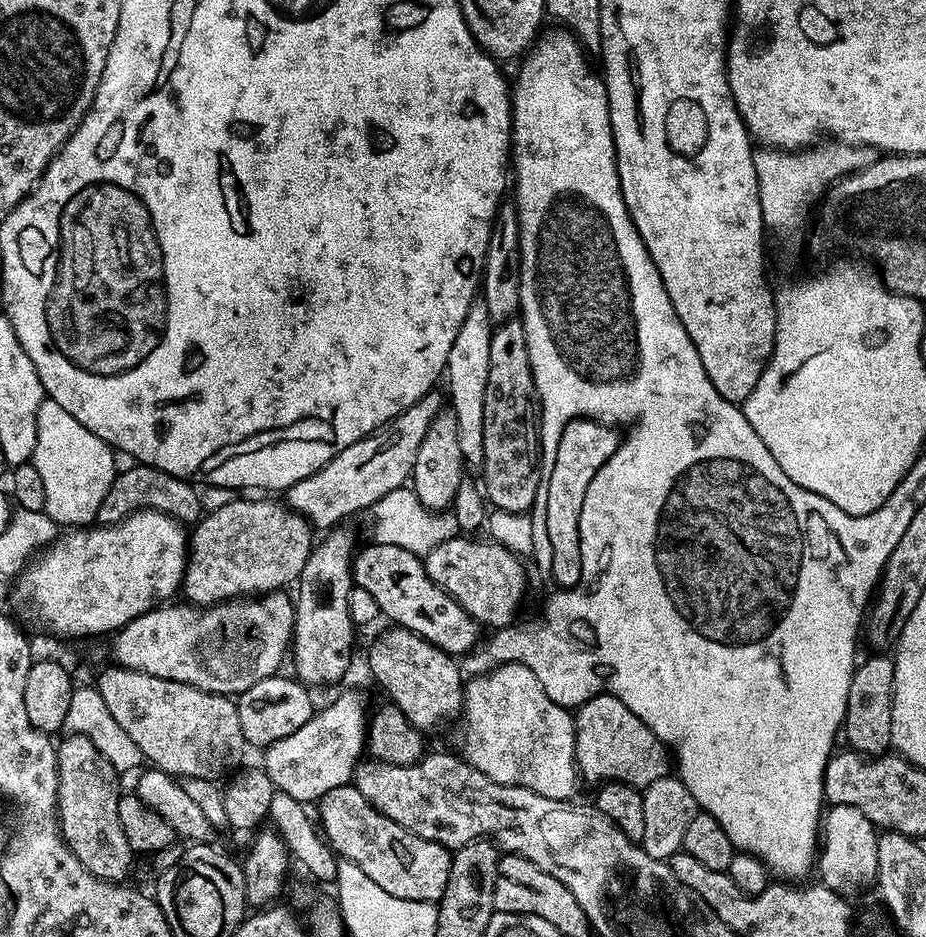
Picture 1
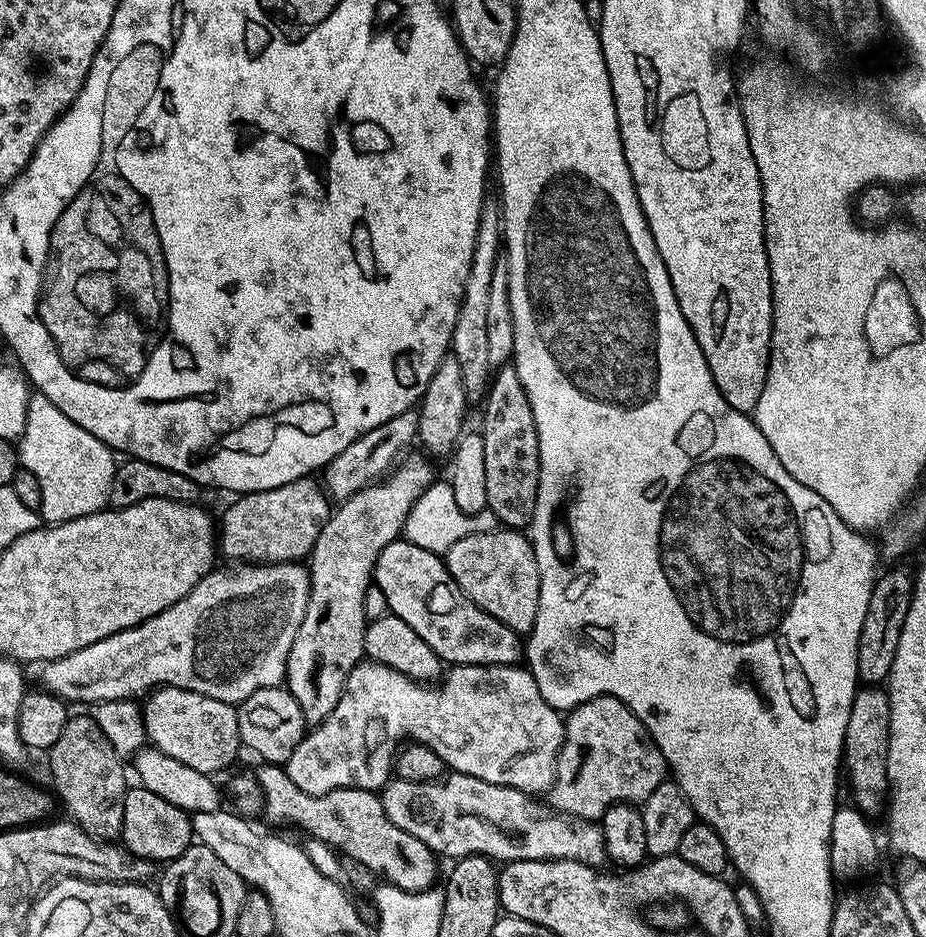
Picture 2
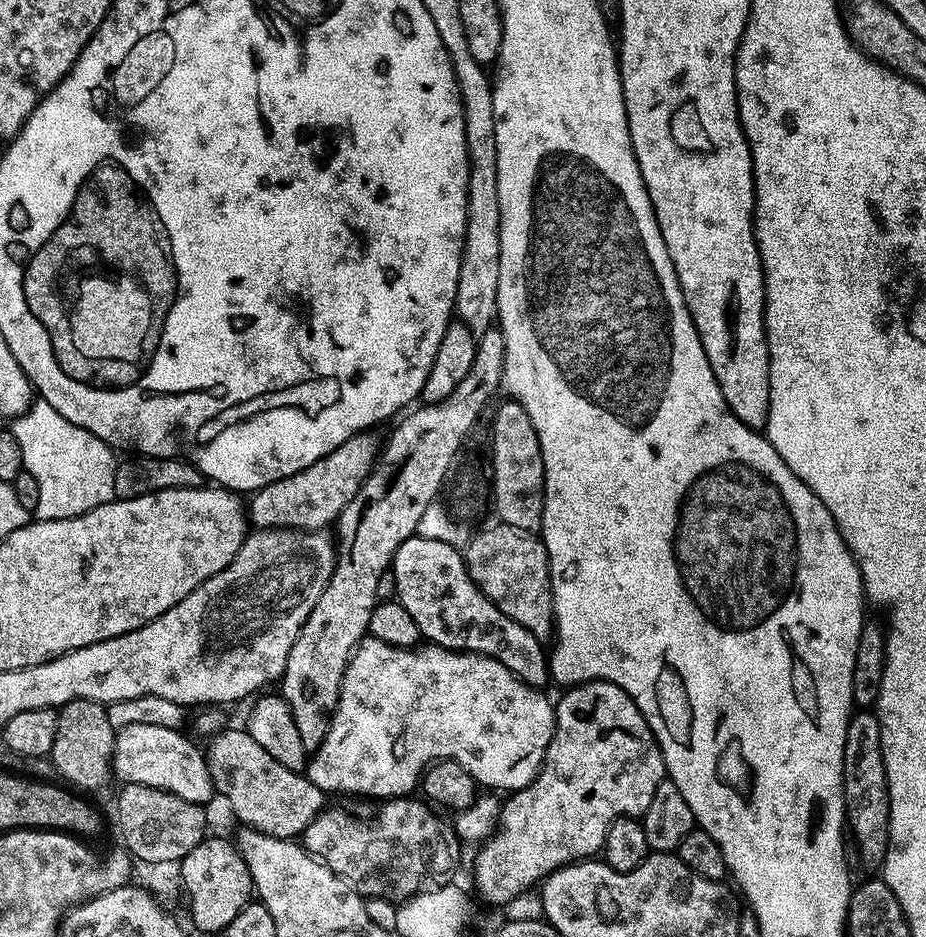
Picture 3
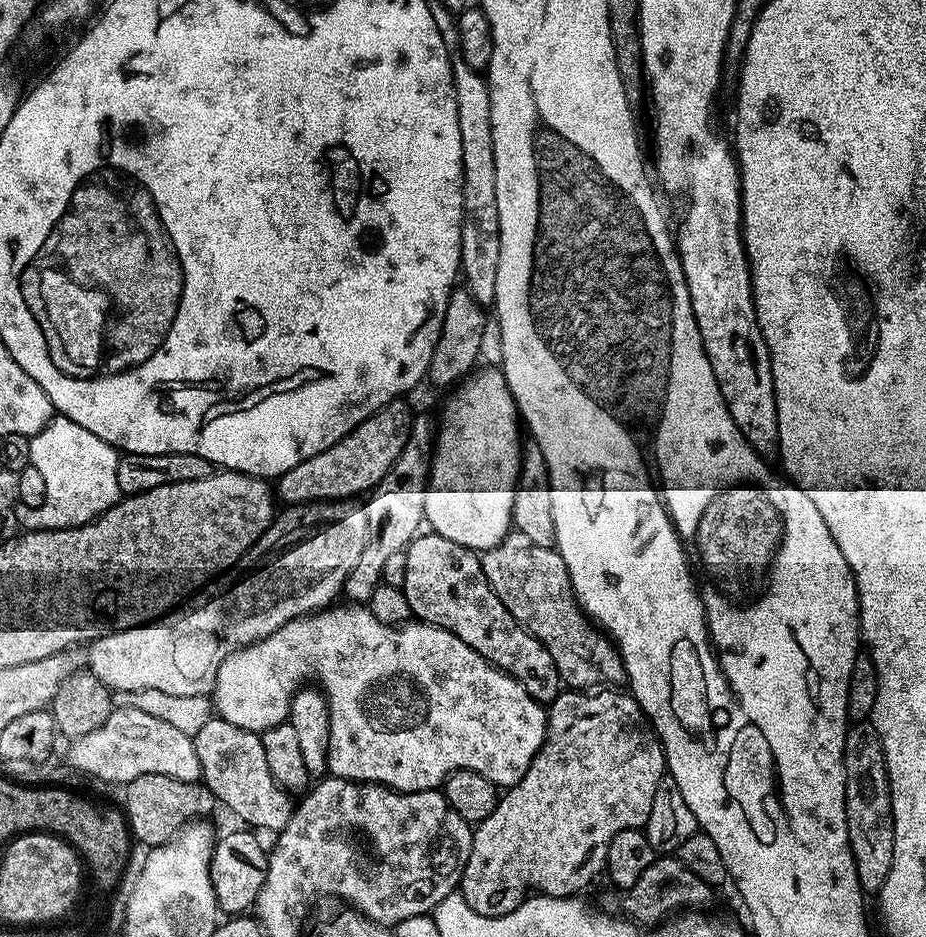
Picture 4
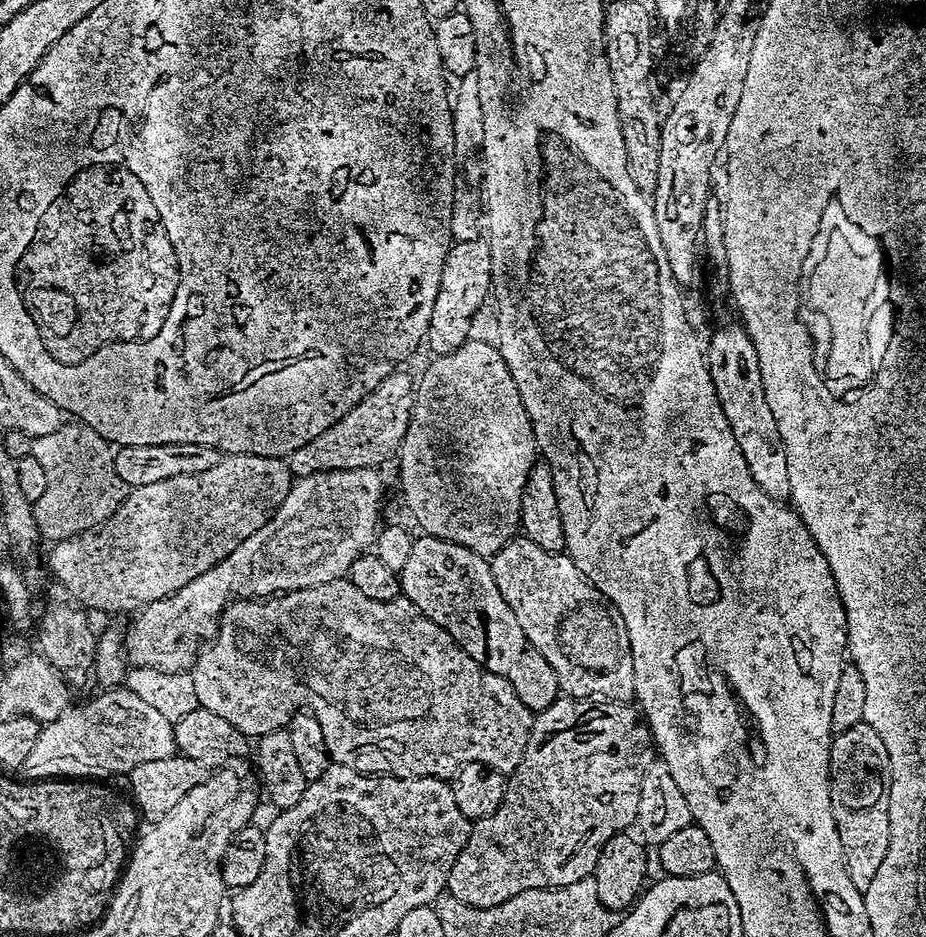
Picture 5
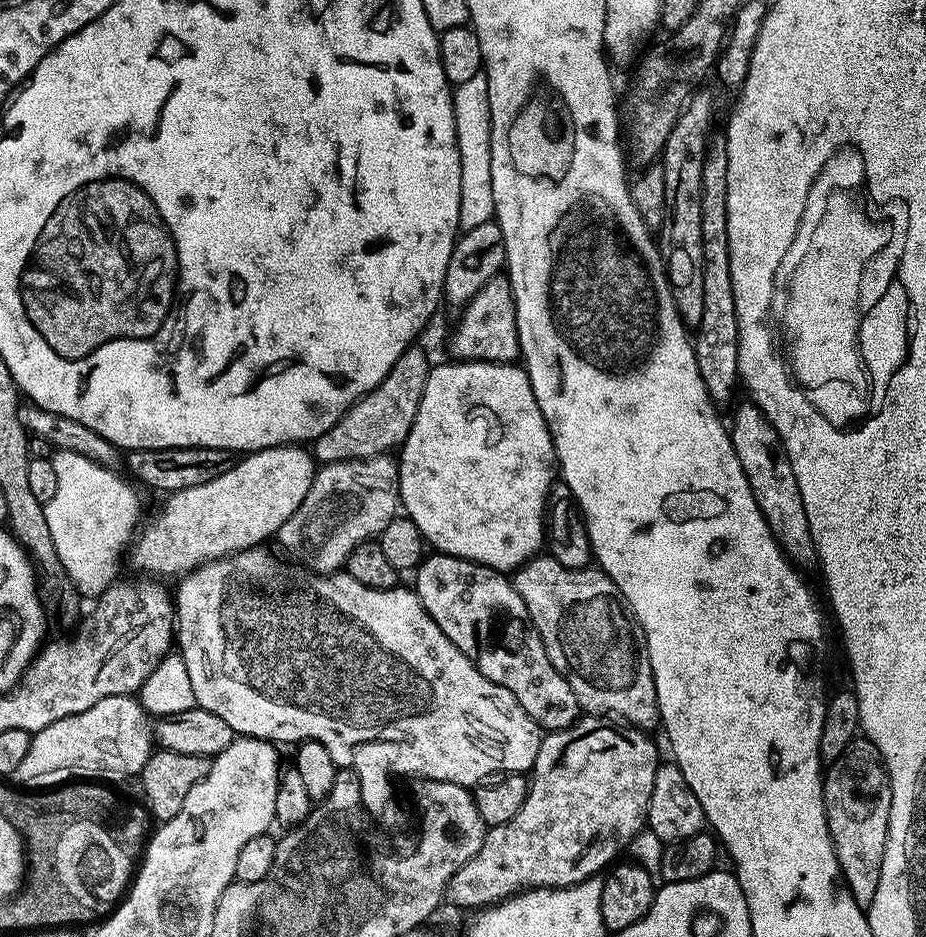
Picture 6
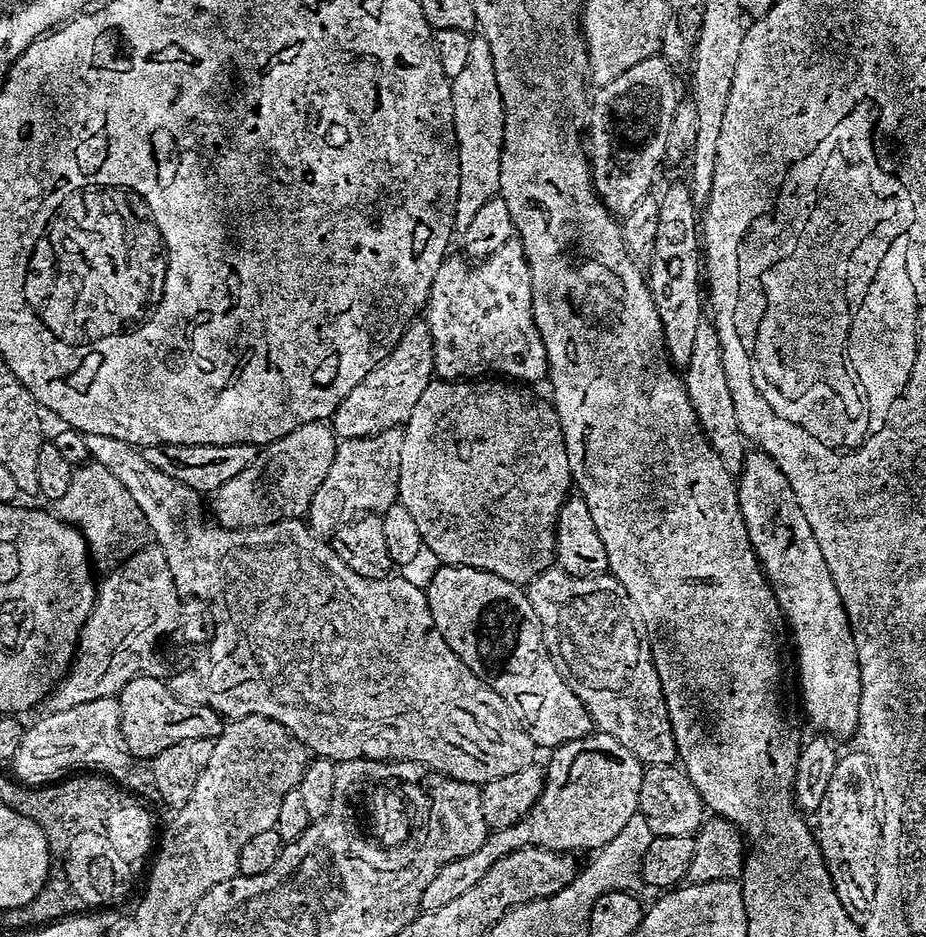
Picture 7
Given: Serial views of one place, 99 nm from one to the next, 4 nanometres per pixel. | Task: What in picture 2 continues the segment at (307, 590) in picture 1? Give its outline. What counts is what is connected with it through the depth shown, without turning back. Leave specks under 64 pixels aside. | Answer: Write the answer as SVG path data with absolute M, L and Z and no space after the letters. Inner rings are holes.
M411 456L401 459L385 479L343 501L329 516L326 526L322 526L322 534L318 534L318 542L312 548L310 563L307 565L310 598L304 611L302 626L298 634L294 634L294 642L290 646L290 671L286 677L286 689L298 700L308 726L321 724L326 718L330 718L342 698L346 678L361 663L366 627L364 599L368 586L373 583L372 570L376 566L378 554L386 550L390 542L401 539L412 504L424 489L433 484L431 466L426 461Z

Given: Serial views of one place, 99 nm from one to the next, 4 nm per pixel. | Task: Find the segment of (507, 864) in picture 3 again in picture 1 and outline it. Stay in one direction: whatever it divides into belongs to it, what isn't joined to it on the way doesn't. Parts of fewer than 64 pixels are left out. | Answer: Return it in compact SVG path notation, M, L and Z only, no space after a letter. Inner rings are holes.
M601 694L581 704L574 716L576 722L576 766L581 777L595 782L617 780L631 788L649 788L670 772L670 752L617 696Z

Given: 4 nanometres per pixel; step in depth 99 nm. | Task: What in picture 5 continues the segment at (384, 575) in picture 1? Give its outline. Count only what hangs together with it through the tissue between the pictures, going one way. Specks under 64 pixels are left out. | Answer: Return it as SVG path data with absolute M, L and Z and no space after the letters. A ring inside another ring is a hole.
M420 534L413 539L410 558L406 558L406 566L398 575L403 599L442 626L474 662L502 677L532 713L546 711L556 696L561 695L560 683L550 662L534 650L522 626L518 626L514 610L510 610L498 590L498 582L494 582L491 563L480 553L449 540L439 540L437 536Z

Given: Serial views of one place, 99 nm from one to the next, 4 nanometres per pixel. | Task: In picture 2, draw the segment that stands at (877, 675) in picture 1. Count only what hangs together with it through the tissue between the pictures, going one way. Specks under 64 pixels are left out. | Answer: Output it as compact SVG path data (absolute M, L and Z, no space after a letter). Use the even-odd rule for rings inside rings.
M864 686L857 691L854 702L850 706L850 722L846 722L846 738L844 739L844 754L842 768L848 772L848 780L852 783L851 803L861 810L868 818L874 818L886 808L886 797L890 792L888 782L888 743L890 742L890 702L888 693L880 686Z

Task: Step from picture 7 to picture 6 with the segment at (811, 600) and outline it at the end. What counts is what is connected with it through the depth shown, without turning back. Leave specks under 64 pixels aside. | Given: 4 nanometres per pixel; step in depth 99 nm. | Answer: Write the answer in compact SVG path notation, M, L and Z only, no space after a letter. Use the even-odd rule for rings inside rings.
M751 402L740 404L730 420L730 435L734 454L738 454L738 462L742 462L742 470L750 482L750 490L788 559L797 565L813 563L814 545L808 529L806 510L802 506L802 498L798 490L798 482L794 478L794 470L790 466L790 458L784 449L784 443L774 430L772 423L766 419L763 410Z

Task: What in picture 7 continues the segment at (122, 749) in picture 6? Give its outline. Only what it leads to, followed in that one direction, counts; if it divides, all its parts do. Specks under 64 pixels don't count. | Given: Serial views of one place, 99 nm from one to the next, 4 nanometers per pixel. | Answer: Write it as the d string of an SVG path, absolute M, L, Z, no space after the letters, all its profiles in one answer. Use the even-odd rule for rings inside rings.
M111 696L70 710L49 711L36 725L25 727L18 754L10 761L11 775L28 786L52 786L69 774L89 770L98 774L120 772L130 763L128 749L120 739L118 704Z

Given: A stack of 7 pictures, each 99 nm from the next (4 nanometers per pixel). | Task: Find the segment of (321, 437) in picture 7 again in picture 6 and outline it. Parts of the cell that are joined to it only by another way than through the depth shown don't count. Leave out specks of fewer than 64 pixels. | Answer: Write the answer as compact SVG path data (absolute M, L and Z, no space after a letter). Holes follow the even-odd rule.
M281 446L267 448L237 459L231 468L220 472L201 484L189 488L179 488L167 497L160 508L160 513L139 529L126 560L137 568L137 573L147 574L152 578L173 576L179 578L188 575L190 569L202 566L211 560L229 556L231 552L241 552L265 543L267 536L275 537L281 526L290 518L306 496L318 471L317 461L311 451L304 446Z

